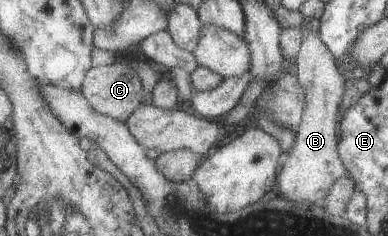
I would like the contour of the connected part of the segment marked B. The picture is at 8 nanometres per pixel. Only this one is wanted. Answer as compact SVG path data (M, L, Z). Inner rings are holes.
M303 24L299 32L301 33L301 41L296 60L293 62L295 66L293 73L301 89L305 92L305 108L303 108L299 126L297 126L295 130L293 144L291 144L291 148L287 150L286 155L283 153L283 157L280 160L280 169L277 174L276 185L277 188L279 188L278 192L280 196L283 196L283 198L289 200L289 202L311 202L311 204L320 204L329 193L329 188L331 188L333 182L336 182L337 178L348 176L336 148L338 144L337 129L341 116L338 107L341 96L343 96L345 80L342 78L333 56L331 56L329 50L327 50L325 44L321 42L318 32L304 29Z

